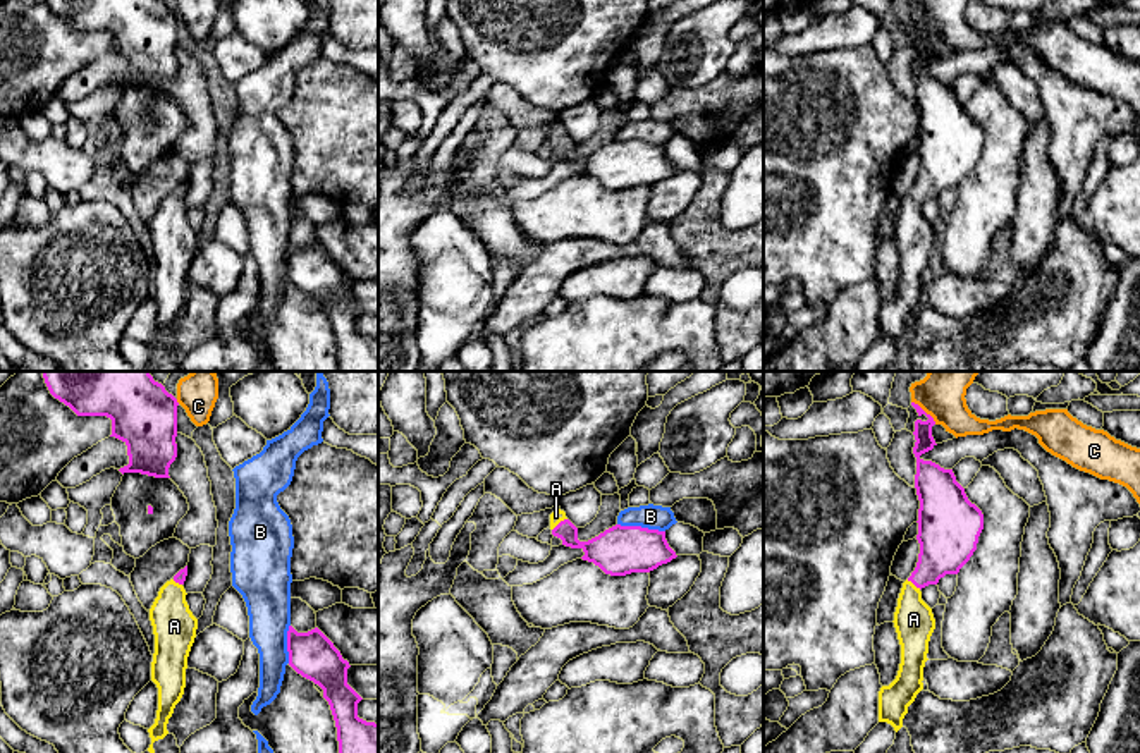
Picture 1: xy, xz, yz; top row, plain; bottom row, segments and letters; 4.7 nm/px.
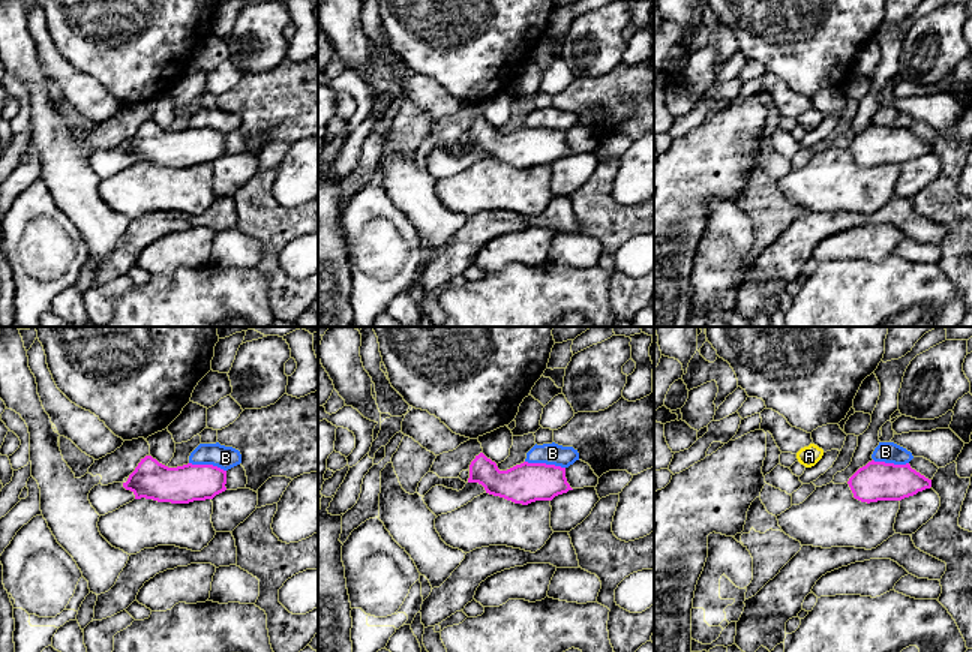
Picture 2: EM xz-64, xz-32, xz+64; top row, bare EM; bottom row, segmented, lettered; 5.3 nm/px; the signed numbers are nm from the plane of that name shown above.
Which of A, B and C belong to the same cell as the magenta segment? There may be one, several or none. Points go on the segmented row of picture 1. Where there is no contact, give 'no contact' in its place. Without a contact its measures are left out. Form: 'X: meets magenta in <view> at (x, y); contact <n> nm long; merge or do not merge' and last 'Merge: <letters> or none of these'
A: meets magenta in xz at (559, 523); contact 90 nm long; merge
B: meets magenta in xz at (640, 526); contact 220 nm long; do not merge
C: meets magenta in yz at (924, 411); contact 160 nm long; do not merge
Merge: A

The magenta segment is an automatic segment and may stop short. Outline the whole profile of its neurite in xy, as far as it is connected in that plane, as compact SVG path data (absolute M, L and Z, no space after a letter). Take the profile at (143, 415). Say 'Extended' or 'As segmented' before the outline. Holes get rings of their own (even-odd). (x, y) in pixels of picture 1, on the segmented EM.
As segmented. M43 371L50 394L77 416L107 416L112 435L127 445L129 464L124 473L170 478L169 468L177 457L177 399L153 380L150 371Z

